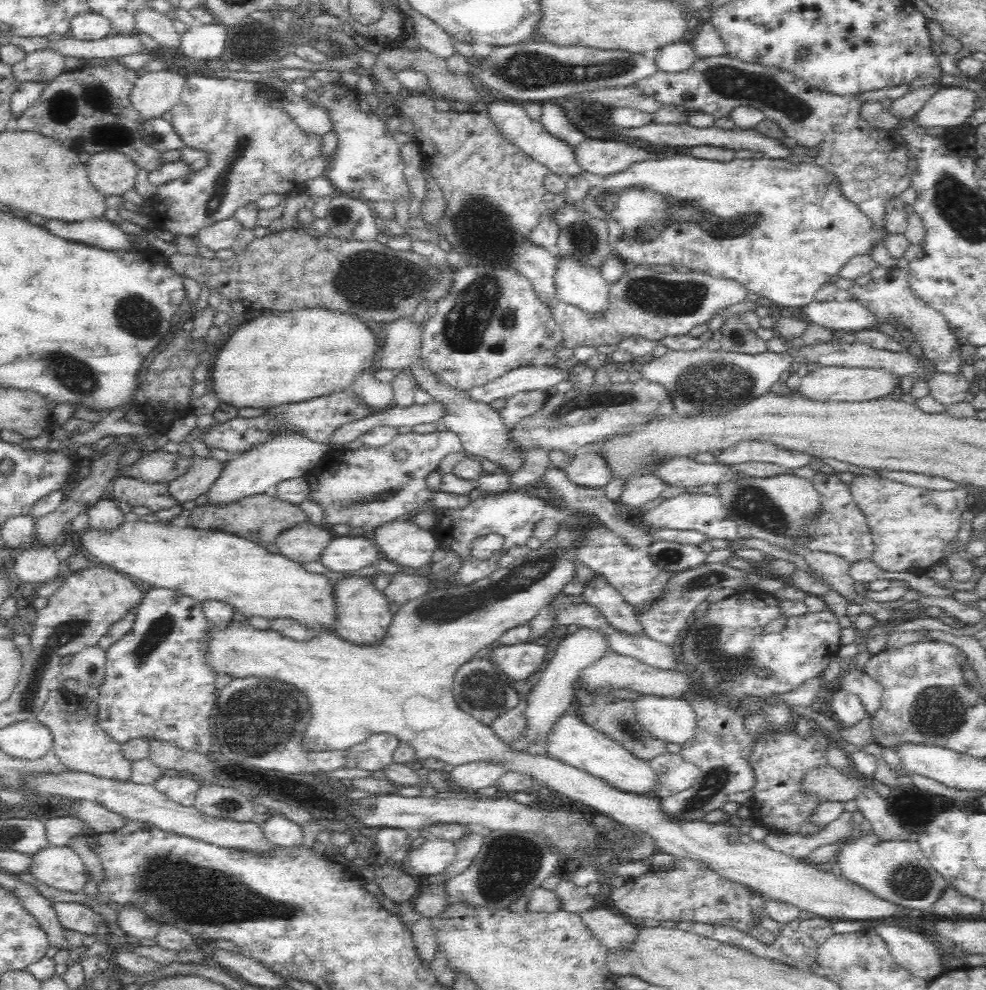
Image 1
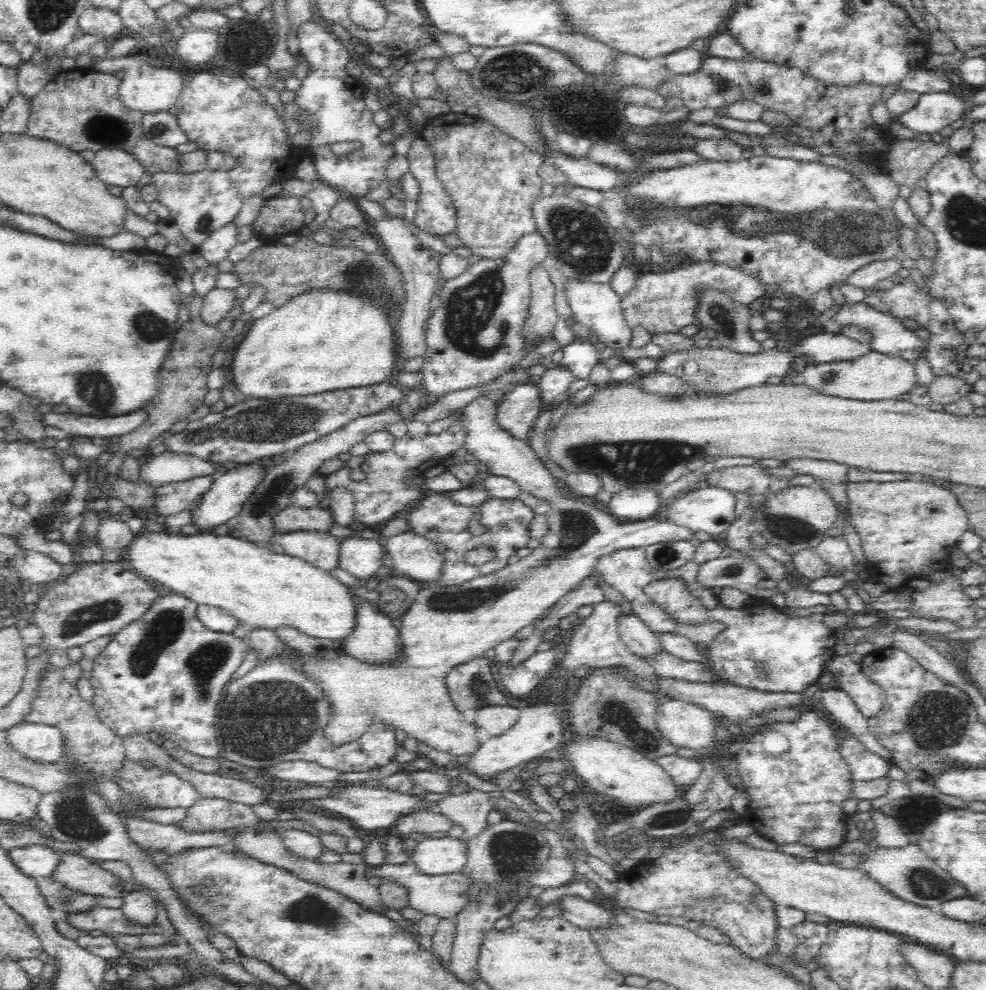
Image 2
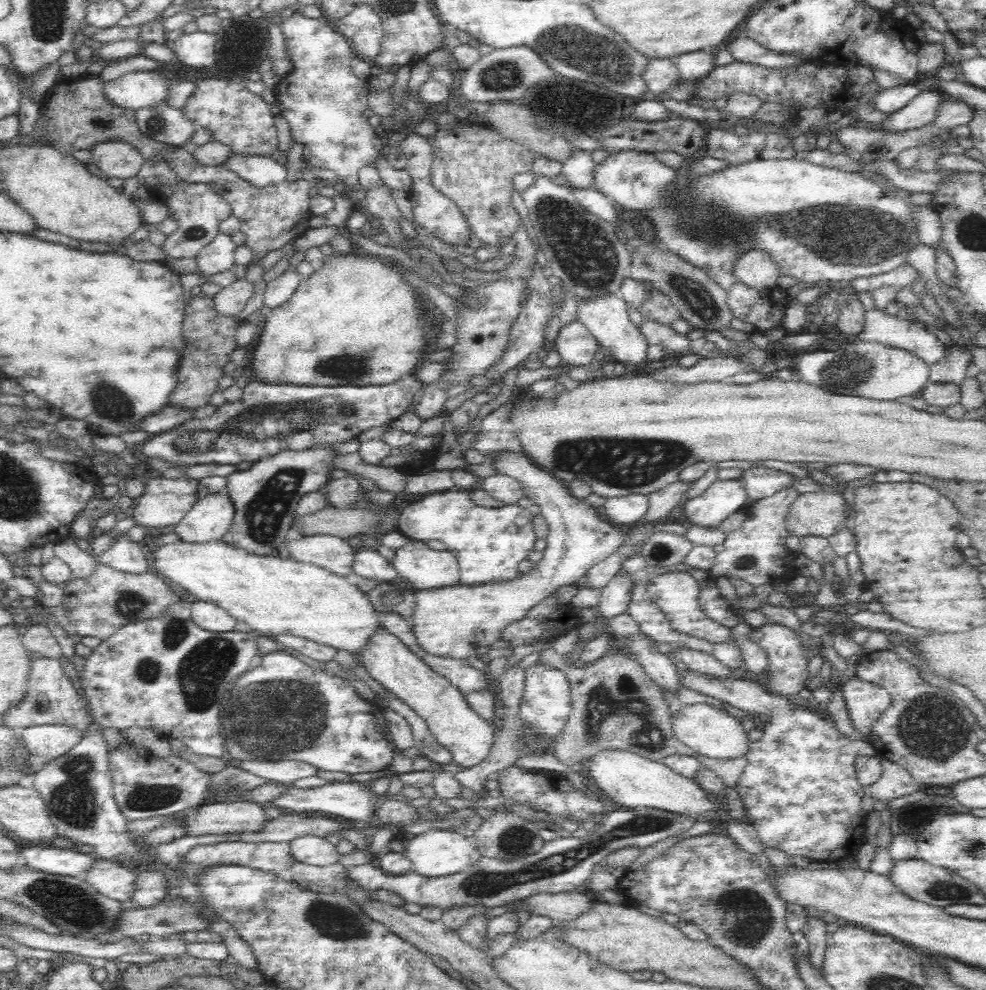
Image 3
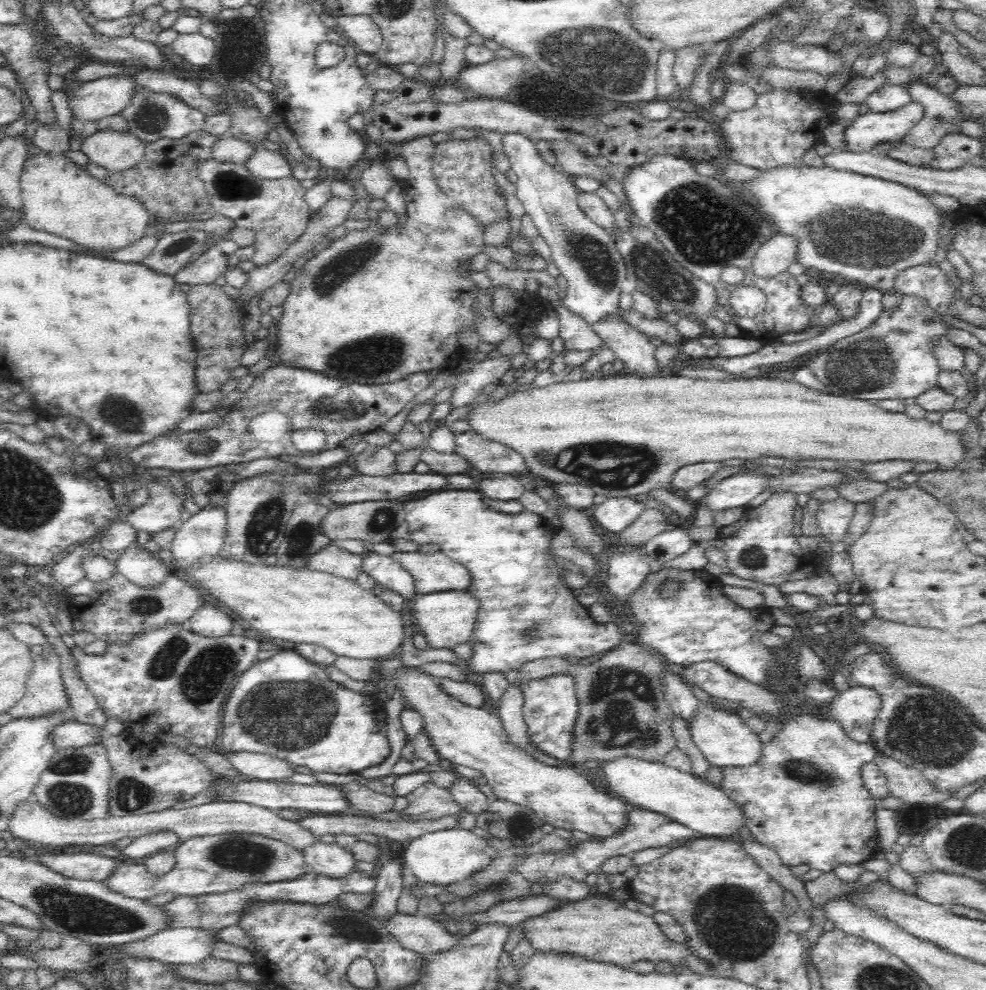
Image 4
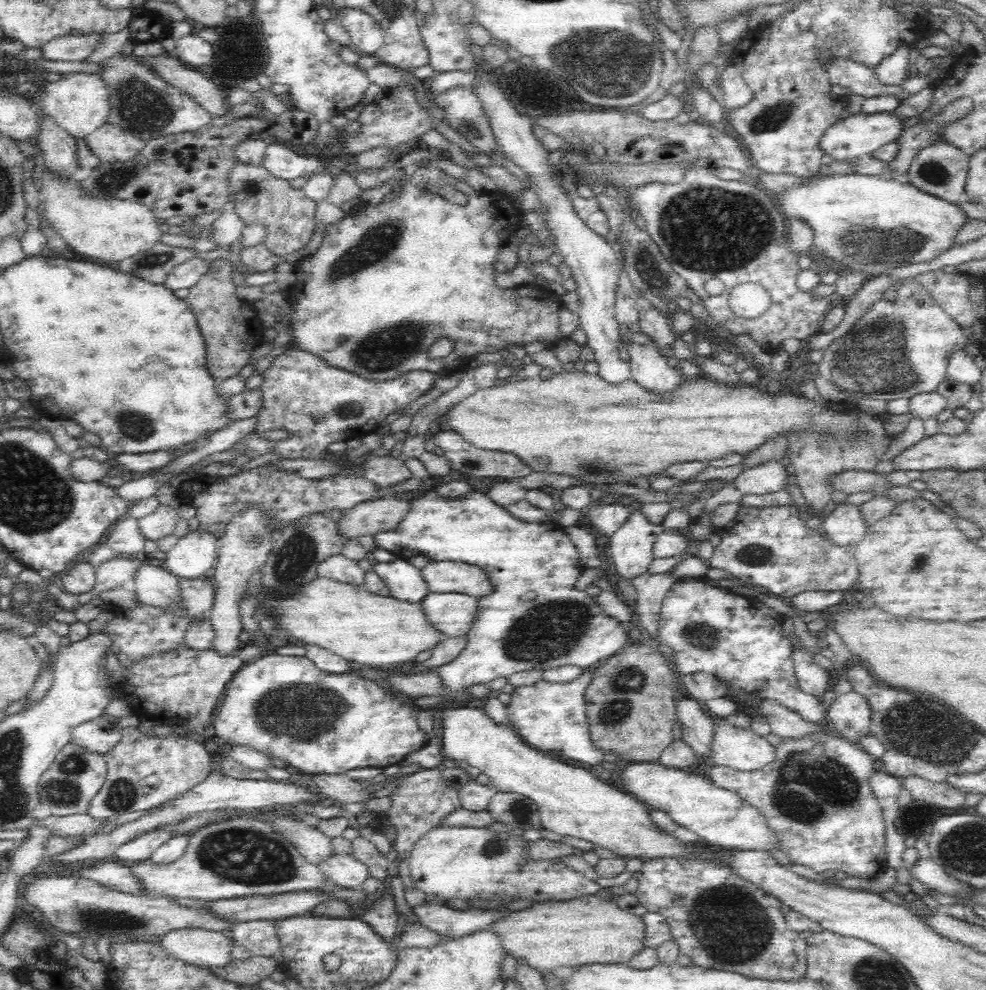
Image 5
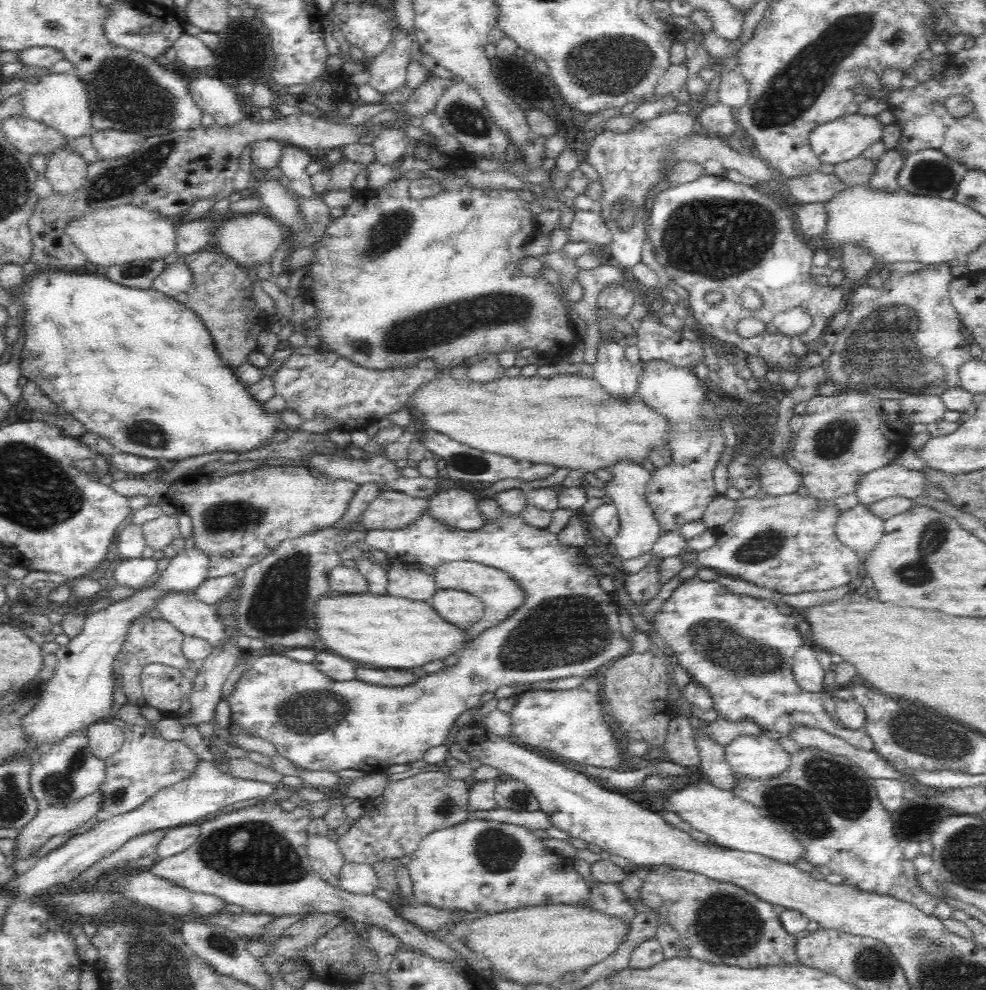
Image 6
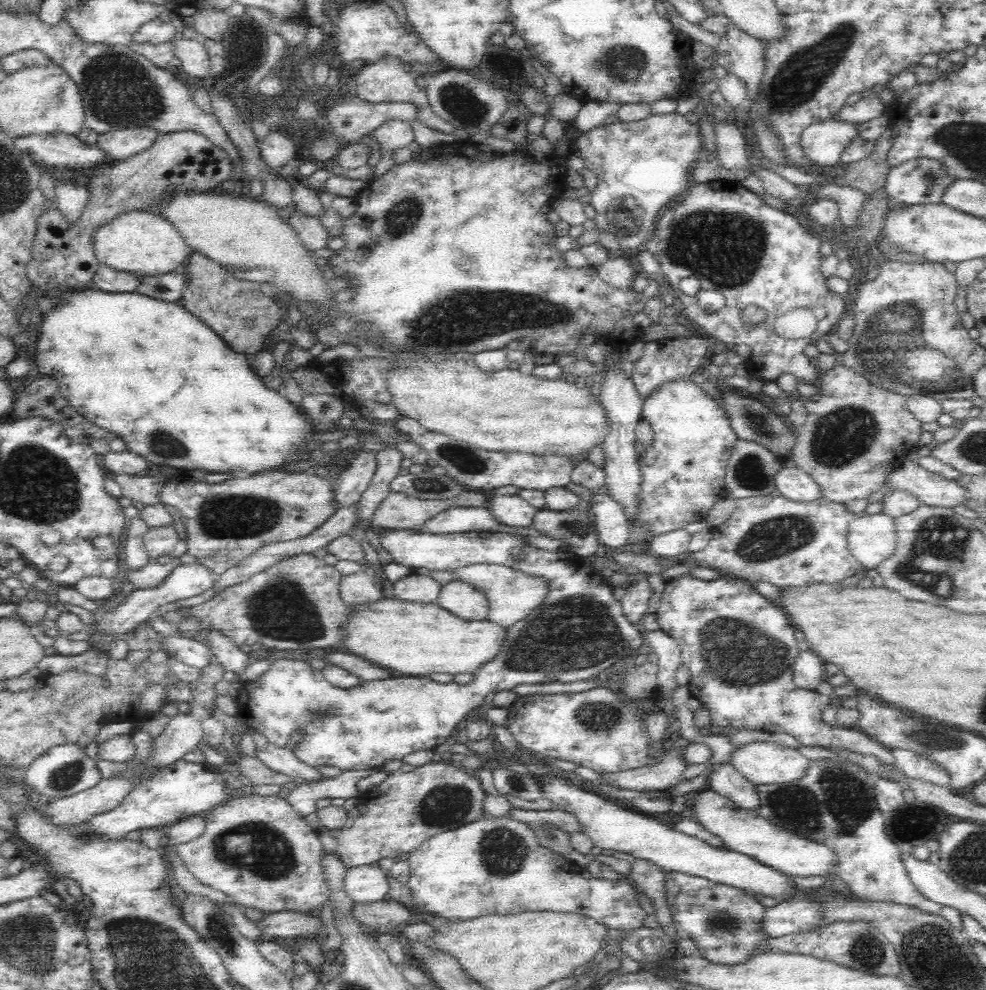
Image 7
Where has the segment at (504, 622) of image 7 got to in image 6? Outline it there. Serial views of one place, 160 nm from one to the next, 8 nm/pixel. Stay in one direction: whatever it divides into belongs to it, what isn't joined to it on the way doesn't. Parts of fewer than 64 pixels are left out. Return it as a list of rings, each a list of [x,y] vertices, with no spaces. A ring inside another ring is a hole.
[[[455,561],[434,568],[432,577],[434,577],[434,583],[436,583],[436,590],[458,589],[477,596],[483,602],[483,617],[476,624],[466,629],[466,644],[470,640],[474,640],[483,630],[490,628],[492,624],[504,620],[506,616],[517,611],[524,602],[524,591],[520,588],[520,585],[514,583],[514,580],[502,572],[502,569],[470,561]]]

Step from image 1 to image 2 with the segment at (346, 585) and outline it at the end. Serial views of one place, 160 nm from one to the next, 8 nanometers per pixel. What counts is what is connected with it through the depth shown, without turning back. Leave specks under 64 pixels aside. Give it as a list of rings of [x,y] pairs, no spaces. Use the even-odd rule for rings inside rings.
[[[353,596],[352,599],[354,599],[354,611],[356,611],[354,628],[338,646],[353,658],[370,664],[396,661],[398,656],[402,656],[402,641],[400,641],[398,629],[391,623],[392,620],[376,609],[369,600],[364,600],[359,596]]]

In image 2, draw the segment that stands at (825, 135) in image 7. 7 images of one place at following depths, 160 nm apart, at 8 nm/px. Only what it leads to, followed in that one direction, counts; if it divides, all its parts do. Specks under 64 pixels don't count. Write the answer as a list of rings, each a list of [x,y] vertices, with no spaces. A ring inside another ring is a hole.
[[[957,89],[926,93],[912,110],[899,116],[899,122],[913,132],[926,135],[940,132],[944,126],[962,118],[965,98]]]

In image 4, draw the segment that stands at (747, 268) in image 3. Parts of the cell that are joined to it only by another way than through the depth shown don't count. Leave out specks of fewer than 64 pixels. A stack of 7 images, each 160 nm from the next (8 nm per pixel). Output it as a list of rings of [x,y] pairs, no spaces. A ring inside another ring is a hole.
[[[775,235],[758,248],[751,263],[753,274],[760,281],[776,278],[795,262],[797,243],[792,236]]]

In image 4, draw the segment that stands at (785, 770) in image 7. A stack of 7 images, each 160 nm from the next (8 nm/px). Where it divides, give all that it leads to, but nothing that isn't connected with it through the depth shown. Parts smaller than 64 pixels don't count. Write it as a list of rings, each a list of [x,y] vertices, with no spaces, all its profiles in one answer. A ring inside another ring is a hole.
[[[699,701],[696,713],[688,726],[694,745],[714,767],[746,767],[754,764],[761,756],[763,743],[736,711],[730,711],[710,702]]]

